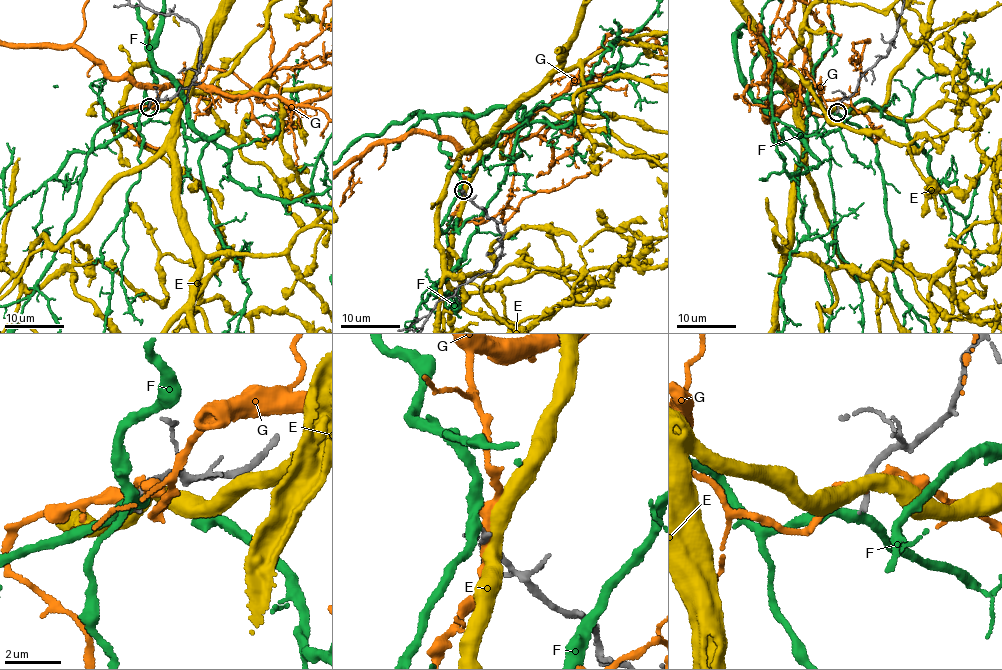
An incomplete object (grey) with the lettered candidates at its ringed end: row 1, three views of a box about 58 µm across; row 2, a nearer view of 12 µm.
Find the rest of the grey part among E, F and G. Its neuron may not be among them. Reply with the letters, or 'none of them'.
none of them

